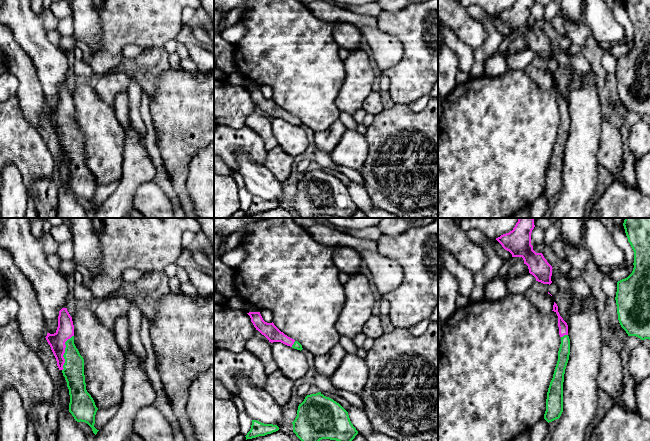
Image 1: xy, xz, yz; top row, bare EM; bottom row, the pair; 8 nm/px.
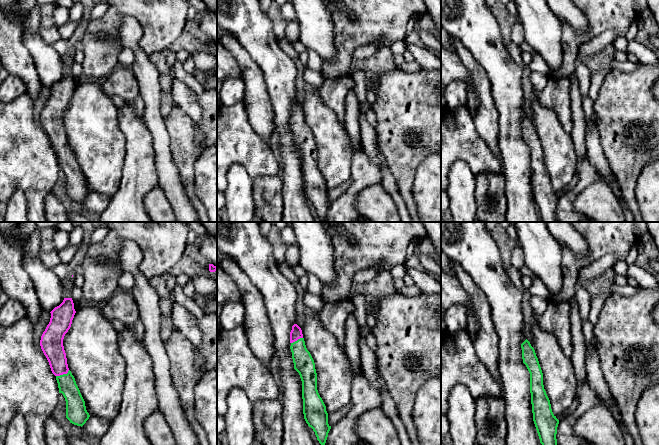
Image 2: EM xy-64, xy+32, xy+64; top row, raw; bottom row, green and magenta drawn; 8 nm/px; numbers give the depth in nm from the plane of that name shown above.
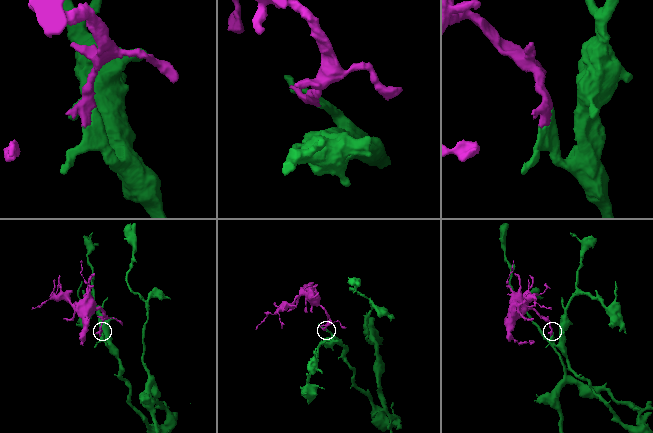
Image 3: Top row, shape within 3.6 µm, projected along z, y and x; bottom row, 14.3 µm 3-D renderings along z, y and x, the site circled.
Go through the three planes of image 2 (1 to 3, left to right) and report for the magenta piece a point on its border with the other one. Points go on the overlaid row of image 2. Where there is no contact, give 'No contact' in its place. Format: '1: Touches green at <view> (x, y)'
1: Touches green at xy-64 (63, 374)
2: Touches green at xy+32 (297, 340)
3: No contact

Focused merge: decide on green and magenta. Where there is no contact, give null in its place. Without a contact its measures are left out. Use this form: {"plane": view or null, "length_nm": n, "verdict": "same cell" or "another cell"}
{"plane": "xy", "length_nm": 300, "verdict": "same cell"}

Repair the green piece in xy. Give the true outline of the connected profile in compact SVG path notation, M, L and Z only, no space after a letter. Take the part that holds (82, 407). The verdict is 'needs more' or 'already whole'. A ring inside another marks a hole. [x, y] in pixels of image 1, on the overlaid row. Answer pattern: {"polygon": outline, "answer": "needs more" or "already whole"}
{"polygon": "M67 308L59 311L58 327L54 334L45 337L62 371L69 389L69 412L77 422L85 422L96 435L94 427L98 408L86 390L84 359L74 344L74 325Z", "answer": "needs more"}

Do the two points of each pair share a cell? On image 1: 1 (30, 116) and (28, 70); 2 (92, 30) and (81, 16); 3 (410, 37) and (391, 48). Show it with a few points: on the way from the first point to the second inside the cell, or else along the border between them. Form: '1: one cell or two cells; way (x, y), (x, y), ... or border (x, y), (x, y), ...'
1: one cell; way (30, 105), (28, 81)
2: one cell; way (89, 27), (84, 19)
3: two cells; border (381, 30), (402, 44), (403, 56), (395, 65)

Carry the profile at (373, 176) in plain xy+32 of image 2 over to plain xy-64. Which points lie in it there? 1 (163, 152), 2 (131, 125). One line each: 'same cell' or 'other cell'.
1: other cell
2: same cell

